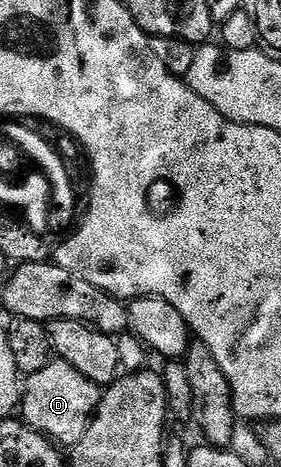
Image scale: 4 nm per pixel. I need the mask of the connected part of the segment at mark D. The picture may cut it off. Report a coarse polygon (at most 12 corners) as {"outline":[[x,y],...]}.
{"outline":[[53,360],[26,375],[21,418],[63,448],[85,436],[101,387]]}

